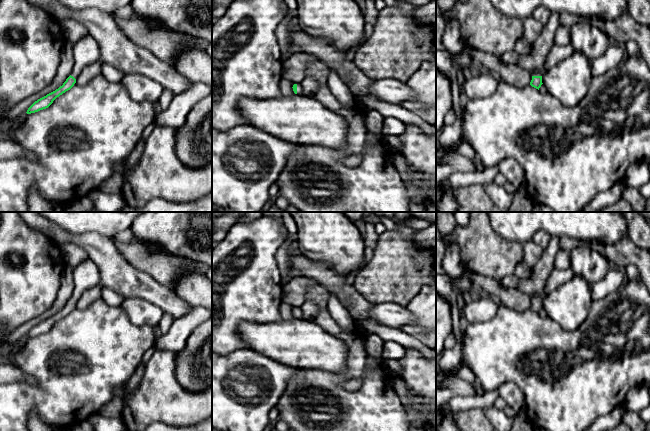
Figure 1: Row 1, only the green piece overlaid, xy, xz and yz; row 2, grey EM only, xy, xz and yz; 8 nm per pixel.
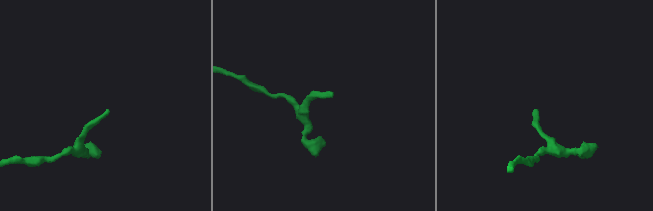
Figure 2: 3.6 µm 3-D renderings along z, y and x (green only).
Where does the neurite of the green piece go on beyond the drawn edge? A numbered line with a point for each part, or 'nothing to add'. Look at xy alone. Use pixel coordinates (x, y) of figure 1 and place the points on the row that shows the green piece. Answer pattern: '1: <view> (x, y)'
1: xy (85, 51)

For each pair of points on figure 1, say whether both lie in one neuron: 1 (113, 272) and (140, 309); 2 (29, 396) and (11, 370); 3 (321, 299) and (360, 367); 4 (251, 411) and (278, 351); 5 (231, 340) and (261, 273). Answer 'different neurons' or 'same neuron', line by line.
1: different neurons
2: different neurons
3: same neuron
4: different neurons
5: same neuron

